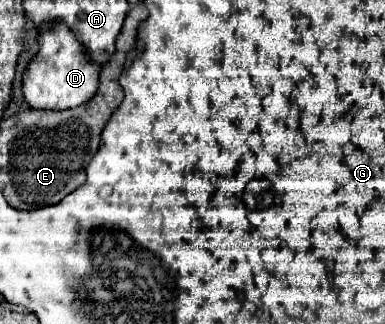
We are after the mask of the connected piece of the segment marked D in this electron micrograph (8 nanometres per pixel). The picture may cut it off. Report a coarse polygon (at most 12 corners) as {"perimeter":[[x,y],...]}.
{"perimeter":[[62,21],[36,29],[22,75],[32,109],[94,97],[100,65]]}

